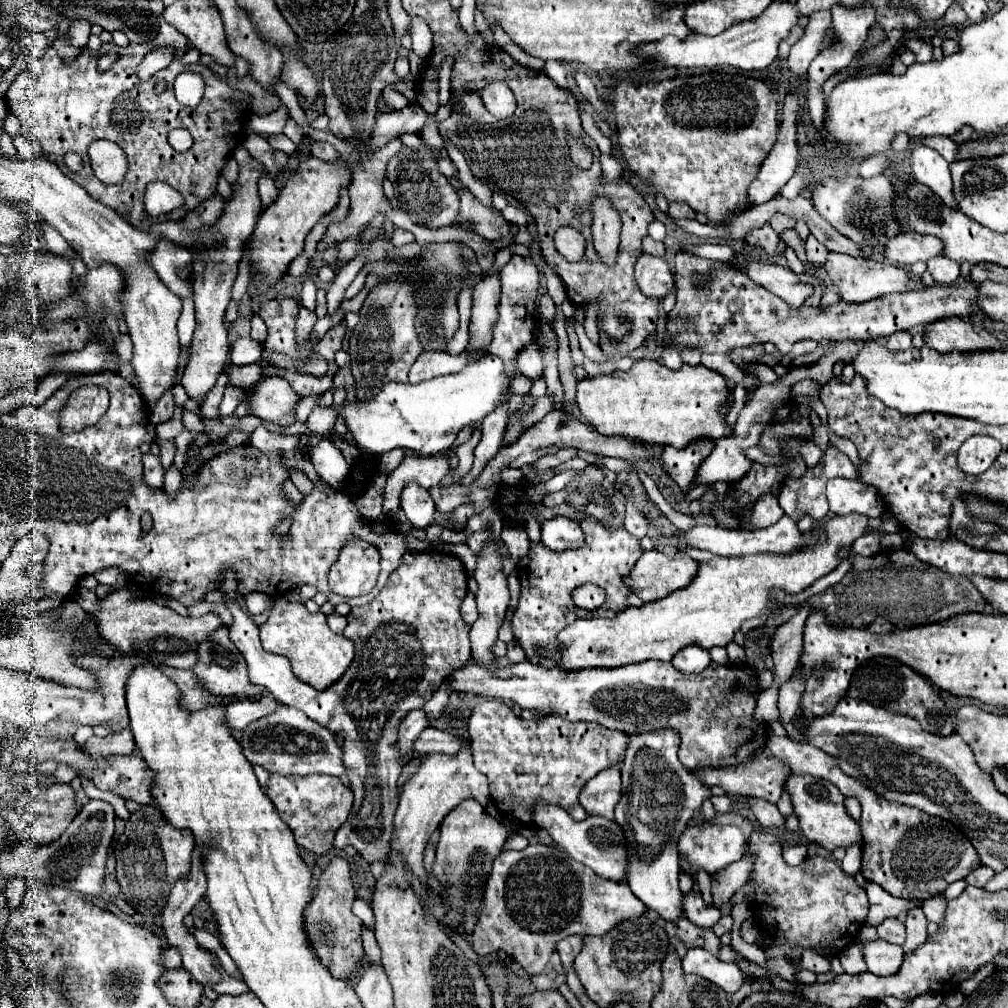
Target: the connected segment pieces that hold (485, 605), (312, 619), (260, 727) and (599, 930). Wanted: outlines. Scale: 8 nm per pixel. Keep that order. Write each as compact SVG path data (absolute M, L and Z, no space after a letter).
M494 537L490 539L488 547L478 555L478 565L474 571L474 577L478 581L478 593L476 593L476 603L478 603L478 613L480 617L476 619L476 623L470 629L470 643L472 643L472 659L478 665L492 665L496 661L494 653L492 653L492 645L498 641L498 629L504 623L504 615L510 603L510 593L508 593L508 581L506 575L502 573L502 567L498 563L498 551L494 547Z
M300 603L276 605L268 621L260 627L260 639L266 651L288 657L292 673L314 689L328 689L332 681L346 673L354 657L354 643L344 635L334 633L326 623L324 613L308 613Z
M282 707L276 713L252 721L240 739L246 759L252 765L262 765L266 771L274 771L280 775L312 775L326 773L344 777L346 769L342 763L342 743L336 733L324 729L320 723L312 721L304 713L294 707Z
M530 843L522 851L502 851L492 863L492 873L484 885L480 917L472 933L472 949L478 955L488 955L492 951L504 949L514 961L520 963L528 977L534 977L546 969L550 955L554 953L554 947L560 939L574 933L604 935L620 921L640 917L644 911L644 903L630 891L626 883L612 883L608 879L600 879L586 865L572 861L572 857L564 853L564 849Z

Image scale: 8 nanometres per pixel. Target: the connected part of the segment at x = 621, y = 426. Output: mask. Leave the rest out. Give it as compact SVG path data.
M638 359L630 371L586 377L578 381L576 403L584 419L602 435L622 435L644 443L688 447L692 441L718 441L734 427L726 423L724 407L730 399L728 379L704 365L682 365L678 371L650 359Z

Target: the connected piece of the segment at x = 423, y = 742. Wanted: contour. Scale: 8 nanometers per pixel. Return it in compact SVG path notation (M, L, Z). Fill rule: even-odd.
M426 727L420 737L414 741L414 751L418 755L424 753L456 753L460 749L460 739L448 731L440 731L436 727Z

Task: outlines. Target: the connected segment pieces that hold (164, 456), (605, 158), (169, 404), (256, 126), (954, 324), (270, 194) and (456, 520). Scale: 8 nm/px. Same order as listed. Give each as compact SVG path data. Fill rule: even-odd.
M158 441L160 443L160 461L162 461L162 467L164 469L170 469L172 467L172 461L174 461L174 453L176 453L176 447L174 447L174 441Z
M600 155L600 163L602 163L602 171L606 175L606 181L622 179L622 175L626 173L624 165L616 157L612 157L612 155Z
M166 391L158 403L150 409L150 423L152 425L160 425L164 421L170 421L174 415L174 401L170 399L170 391Z
M282 105L278 111L270 113L270 115L248 115L248 127L254 129L256 133L264 133L264 135L278 135L280 129L284 129L284 123L288 119L288 109L286 105Z
M948 317L948 321L936 321L926 327L926 345L940 351L952 353L954 349L960 353L972 353L980 349L1002 349L1004 343L990 335L986 329L978 325L970 325L970 321Z
M260 177L260 181L258 181L258 195L260 195L262 205L268 207L270 203L274 203L274 199L278 197L278 189L276 189L272 177Z
M472 503L460 505L460 507L456 507L456 509L452 511L452 515L448 517L448 527L450 527L450 529L462 529L472 515L476 515L476 509L474 509Z

